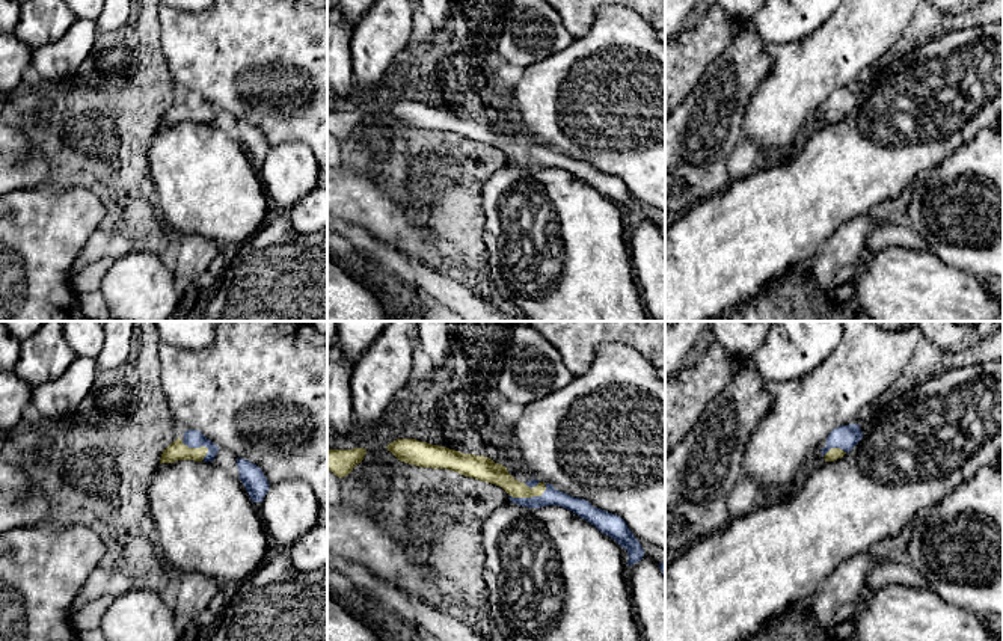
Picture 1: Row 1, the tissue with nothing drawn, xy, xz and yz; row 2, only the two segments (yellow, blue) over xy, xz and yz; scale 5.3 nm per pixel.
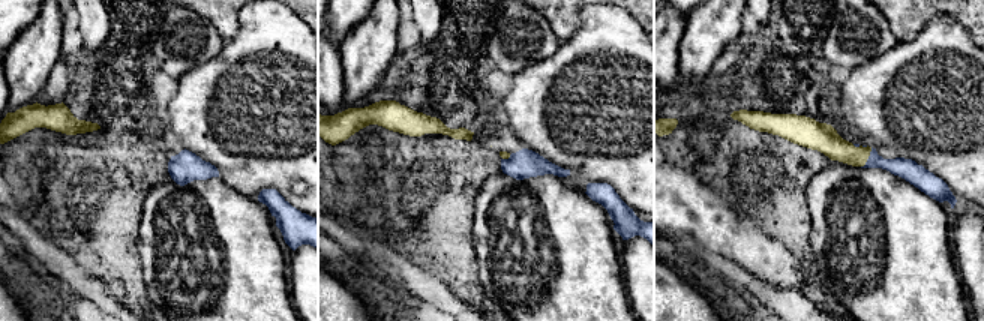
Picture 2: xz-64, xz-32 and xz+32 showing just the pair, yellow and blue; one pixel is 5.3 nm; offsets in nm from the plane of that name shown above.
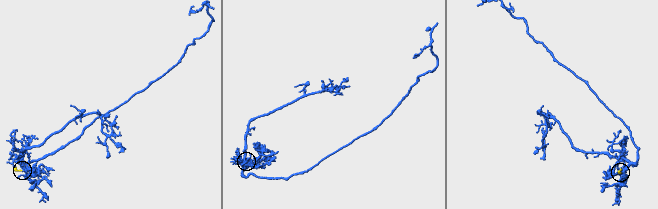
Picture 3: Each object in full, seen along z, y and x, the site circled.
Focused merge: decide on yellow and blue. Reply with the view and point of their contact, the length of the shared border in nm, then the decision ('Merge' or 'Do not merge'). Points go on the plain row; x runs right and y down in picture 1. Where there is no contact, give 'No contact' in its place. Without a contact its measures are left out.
Touches yellow at xz (528, 159). Shared border 220 nm. Merge

